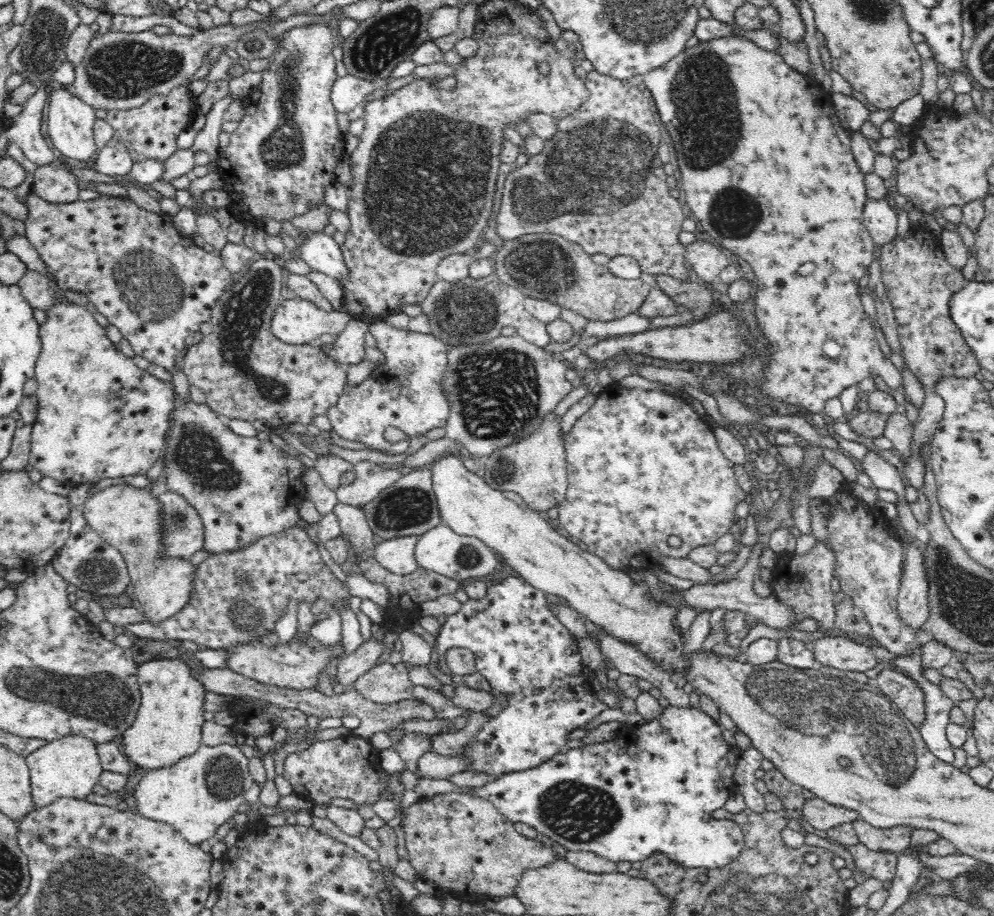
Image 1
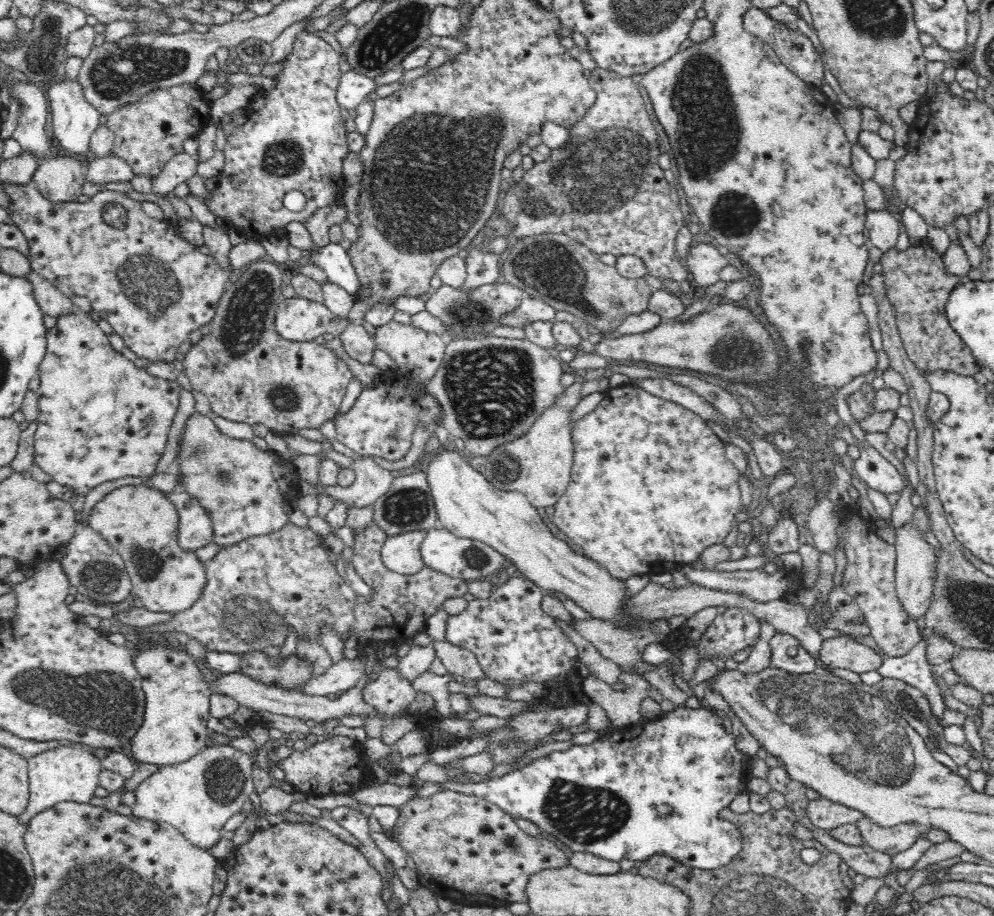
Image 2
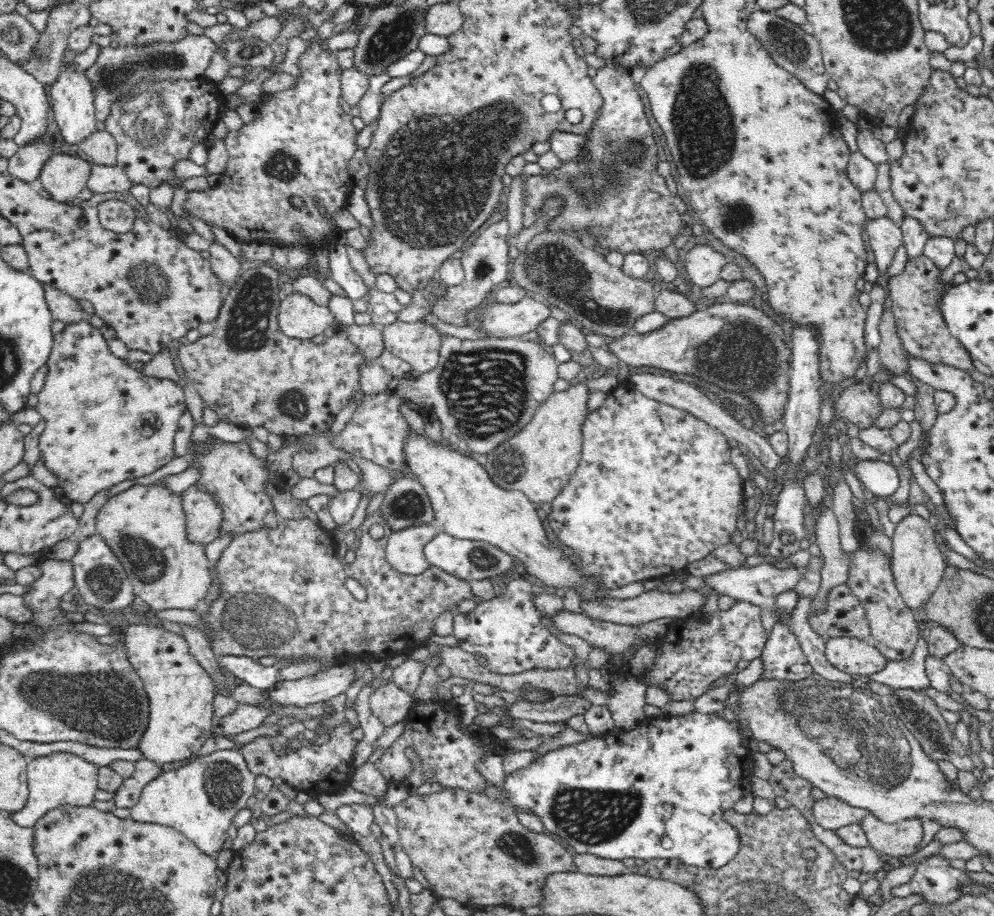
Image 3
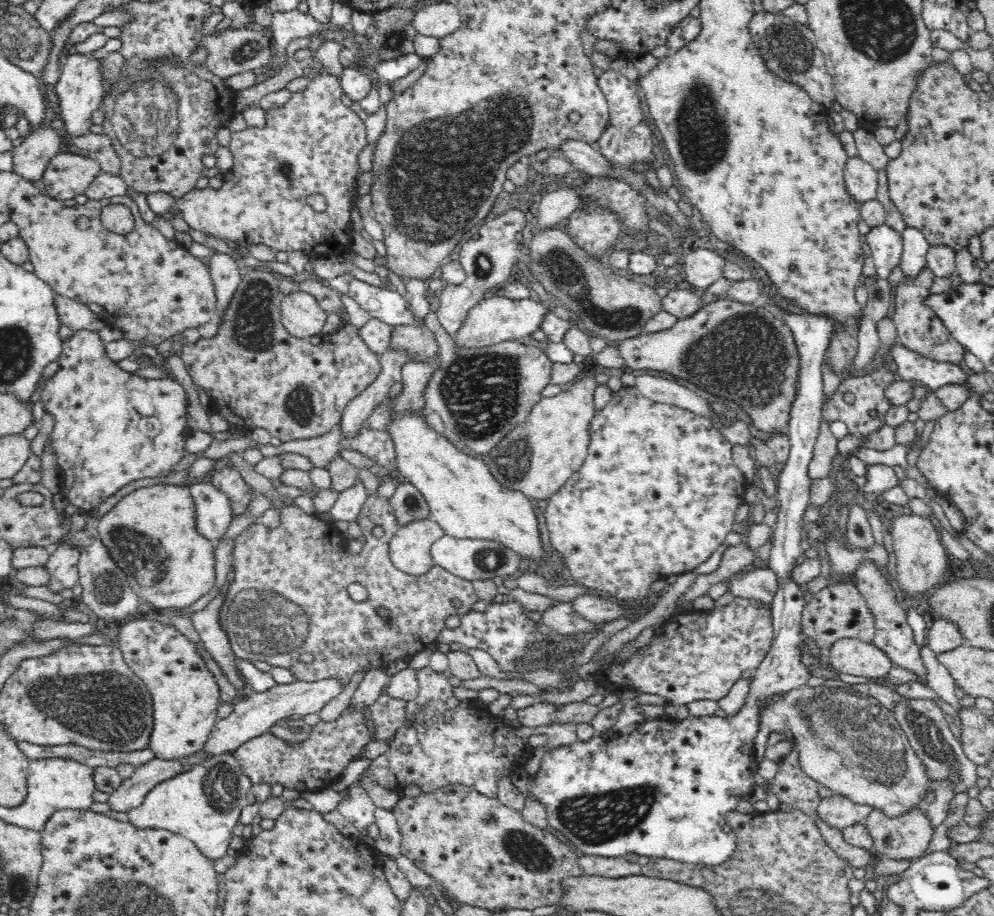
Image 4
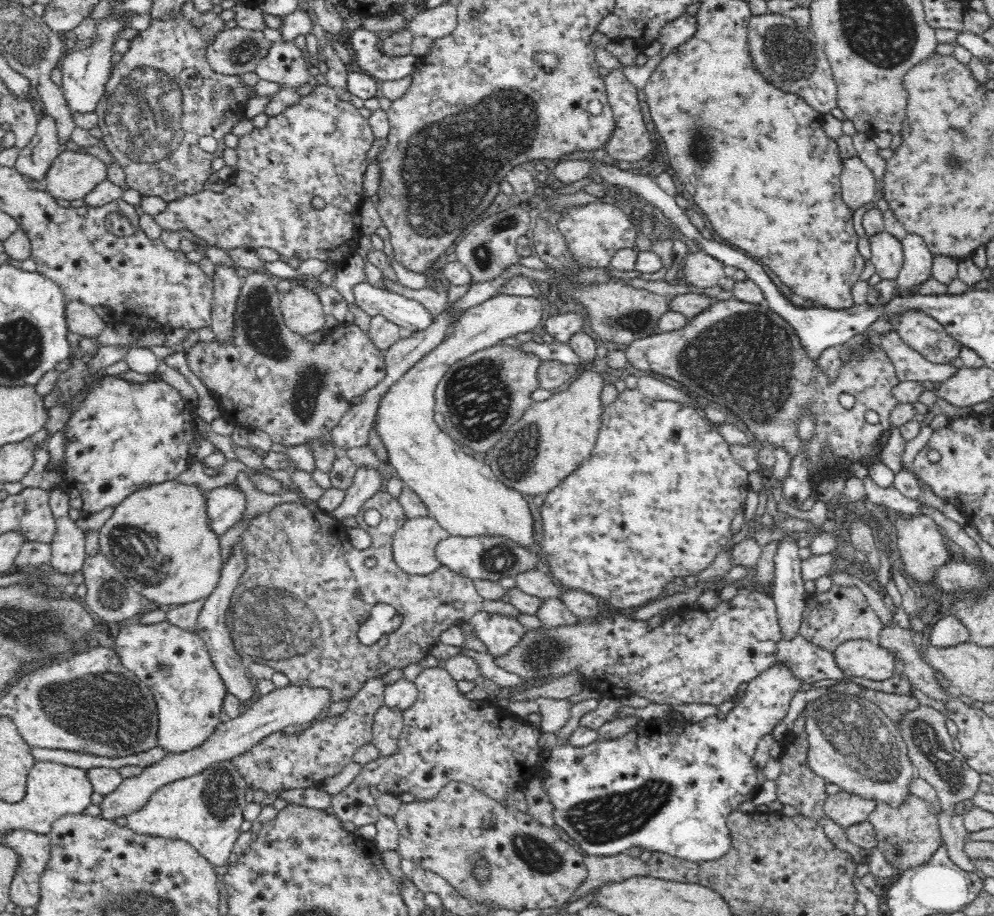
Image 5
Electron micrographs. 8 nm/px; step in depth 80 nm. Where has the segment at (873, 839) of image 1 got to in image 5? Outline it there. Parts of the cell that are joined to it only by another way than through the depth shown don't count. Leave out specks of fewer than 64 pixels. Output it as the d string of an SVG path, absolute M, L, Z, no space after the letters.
M912 793L906 794L904 802L898 806L890 806L887 802L879 802L869 821L874 827L878 848L887 863L896 870L894 879L898 879L907 870L928 862L943 845L939 827L939 815L931 807L931 802Z

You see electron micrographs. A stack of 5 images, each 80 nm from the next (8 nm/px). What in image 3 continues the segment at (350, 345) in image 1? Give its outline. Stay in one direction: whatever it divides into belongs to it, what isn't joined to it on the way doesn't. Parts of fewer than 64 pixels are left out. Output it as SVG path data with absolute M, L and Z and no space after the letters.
M374 321L366 326L358 326L354 323L342 331L347 331L351 341L357 344L357 348L367 356L370 362L377 361L382 351L385 350L382 326L375 324Z

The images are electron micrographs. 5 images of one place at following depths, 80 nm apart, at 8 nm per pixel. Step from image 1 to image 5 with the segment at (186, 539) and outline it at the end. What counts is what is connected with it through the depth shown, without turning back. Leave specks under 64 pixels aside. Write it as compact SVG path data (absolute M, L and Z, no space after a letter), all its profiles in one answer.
M236 483L210 490L206 499L210 529L216 534L222 535L230 530L246 512L246 493Z

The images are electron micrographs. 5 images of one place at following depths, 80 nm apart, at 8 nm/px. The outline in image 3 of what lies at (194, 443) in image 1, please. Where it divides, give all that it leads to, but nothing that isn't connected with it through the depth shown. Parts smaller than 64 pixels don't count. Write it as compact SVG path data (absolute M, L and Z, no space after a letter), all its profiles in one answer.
M206 442L203 446L198 447L198 450L207 448L208 451L203 456L200 455L193 462L195 466L201 468L200 480L198 480L198 488L208 491L212 494L212 497L218 501L218 505L222 507L222 515L224 515L224 522L222 522L221 533L235 532L236 535L244 534L244 532L250 532L250 530L256 530L256 528L264 528L264 517L268 512L274 510L270 498L266 496L264 492L264 486L269 481L272 481L278 486L280 477L271 478L266 471L266 467L262 465L262 459L256 458L252 451L250 451L250 445L246 443L211 443Z

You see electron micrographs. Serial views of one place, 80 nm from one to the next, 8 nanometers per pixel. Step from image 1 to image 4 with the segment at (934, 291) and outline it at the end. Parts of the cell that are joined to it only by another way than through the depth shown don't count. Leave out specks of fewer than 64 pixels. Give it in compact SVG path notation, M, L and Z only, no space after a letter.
M927 266L915 279L904 277L902 283L894 288L891 317L896 327L897 340L906 348L929 359L957 364L962 362L965 348L951 336L936 313L924 303L924 298L930 296L932 278L934 273Z

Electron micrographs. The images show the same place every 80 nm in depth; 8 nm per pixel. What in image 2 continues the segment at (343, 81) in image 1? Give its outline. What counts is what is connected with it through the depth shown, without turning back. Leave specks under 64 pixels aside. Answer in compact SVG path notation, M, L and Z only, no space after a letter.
M355 71L344 72L340 78L336 98L341 108L354 110L364 96L375 90L372 78Z

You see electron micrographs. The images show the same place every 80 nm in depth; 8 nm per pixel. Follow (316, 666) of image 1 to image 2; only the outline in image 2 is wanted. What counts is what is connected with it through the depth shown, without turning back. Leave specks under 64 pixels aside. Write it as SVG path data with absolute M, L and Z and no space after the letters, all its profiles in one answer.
M252 651L241 654L241 667L245 674L261 680L265 685L277 685L284 689L298 686L306 678L310 678L308 662L291 657L285 663L280 659L267 658L266 652Z

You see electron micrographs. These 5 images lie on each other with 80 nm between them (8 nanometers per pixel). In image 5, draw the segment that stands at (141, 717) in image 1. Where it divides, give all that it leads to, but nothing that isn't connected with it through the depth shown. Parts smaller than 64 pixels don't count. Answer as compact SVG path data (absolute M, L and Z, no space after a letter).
M169 621L160 622L157 624L150 624L145 626L144 624L138 624L132 622L130 626L126 625L120 630L115 638L115 651L120 659L124 668L130 670L134 673L144 684L149 686L152 691L153 697L155 698L157 704L158 718L159 718L159 729L158 729L158 744L164 750L170 753L182 753L188 752L201 744L206 742L206 739L217 729L220 722L220 712L222 711L222 705L224 702L224 697L228 694L225 682L222 680L220 673L216 670L215 664L213 663L212 657L210 656L207 646L205 645L205 640L201 637L201 634L197 632L197 628L194 631L182 630L178 626L174 626Z

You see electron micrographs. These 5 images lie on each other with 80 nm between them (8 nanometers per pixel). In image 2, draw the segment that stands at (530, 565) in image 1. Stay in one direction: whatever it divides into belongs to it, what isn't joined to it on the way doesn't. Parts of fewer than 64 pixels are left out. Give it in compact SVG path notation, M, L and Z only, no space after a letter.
M445 446L444 449L442 450L442 452L430 452L430 454L427 454L427 449L424 448L421 455L418 457L417 462L422 462L422 460L424 458L426 460L428 460L428 463L426 464L427 468L424 471L424 475L426 475L426 481L427 481L428 487L431 489L431 494L433 497L434 505L435 505L435 512L437 515L438 527L441 527L445 530L448 530L451 534L454 534L454 536L457 536L458 538L471 538L472 540L478 540L479 542L484 542L485 544L488 544L488 546L494 548L494 550L496 550L497 552L500 552L500 554L504 555L504 557L507 558L507 560L510 564L510 571L511 572L514 572L518 575L521 575L524 578L530 579L532 582L536 583L536 586L539 586L542 589L545 589L547 591L553 591L556 594L560 594L561 596L568 596L568 598L571 598L572 600L574 600L574 602L576 602L576 604L578 604L578 606L581 606L587 613L589 613L591 618L610 621L616 625L618 625L618 624L642 624L642 623L625 623L625 620L623 620L623 618L621 618L620 606L622 606L622 604L624 604L624 602L626 602L626 598L629 598L624 593L624 590L626 590L626 583L624 581L620 581L618 579L614 579L614 578L610 577L610 574L608 574L608 571L606 571L606 569L604 569L604 567L600 566L600 564L593 562L590 558L587 558L586 556L578 556L578 554L576 554L576 550L568 542L563 542L562 540L559 540L558 538L554 537L554 534L552 534L552 532L550 532L550 530L546 527L546 524L544 524L544 522L542 522L542 520L537 512L537 509L534 506L532 506L532 504L530 504L530 502L528 501L528 499L526 499L526 496L524 496L524 494L521 494L520 492L517 492L517 491L504 491L504 490L500 490L500 489L494 487L494 485L492 485L490 483L490 481L488 481L488 479L486 479L486 476L482 471L480 472L476 468L472 467L472 465L468 461L464 460L464 458L461 456L461 453L458 454L458 451L456 449L454 449L452 446Z

